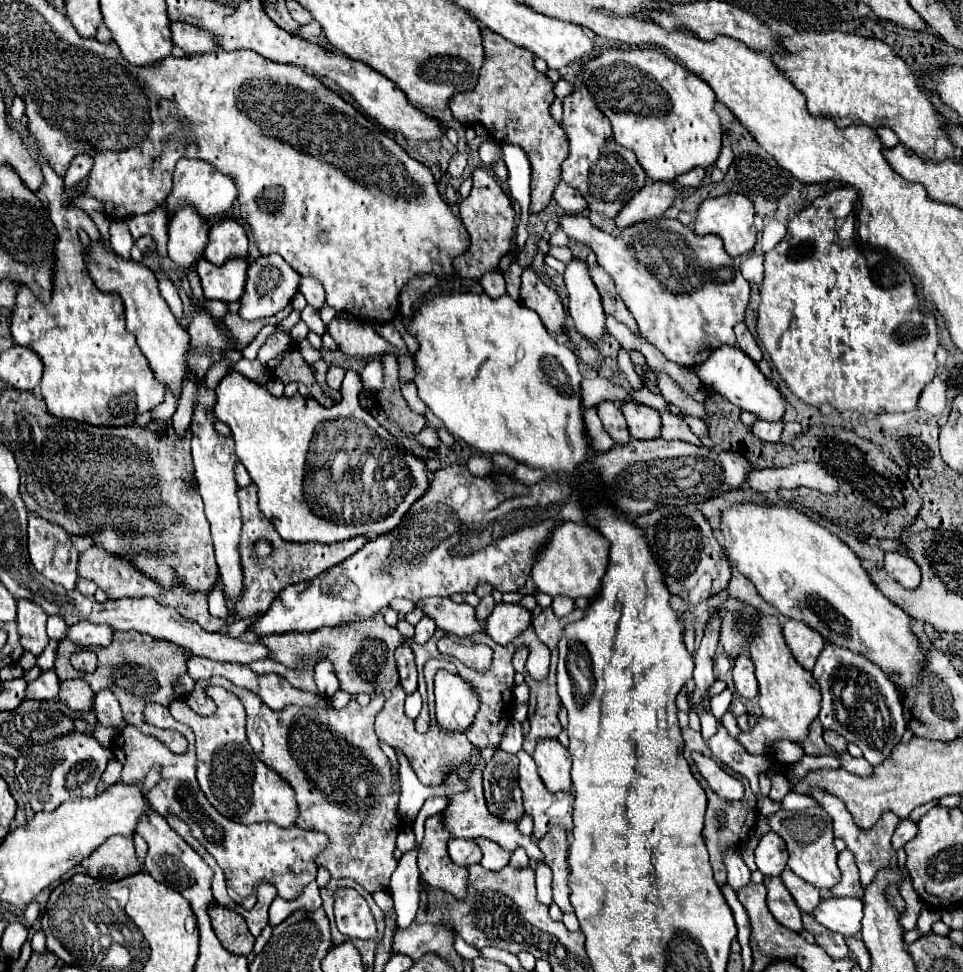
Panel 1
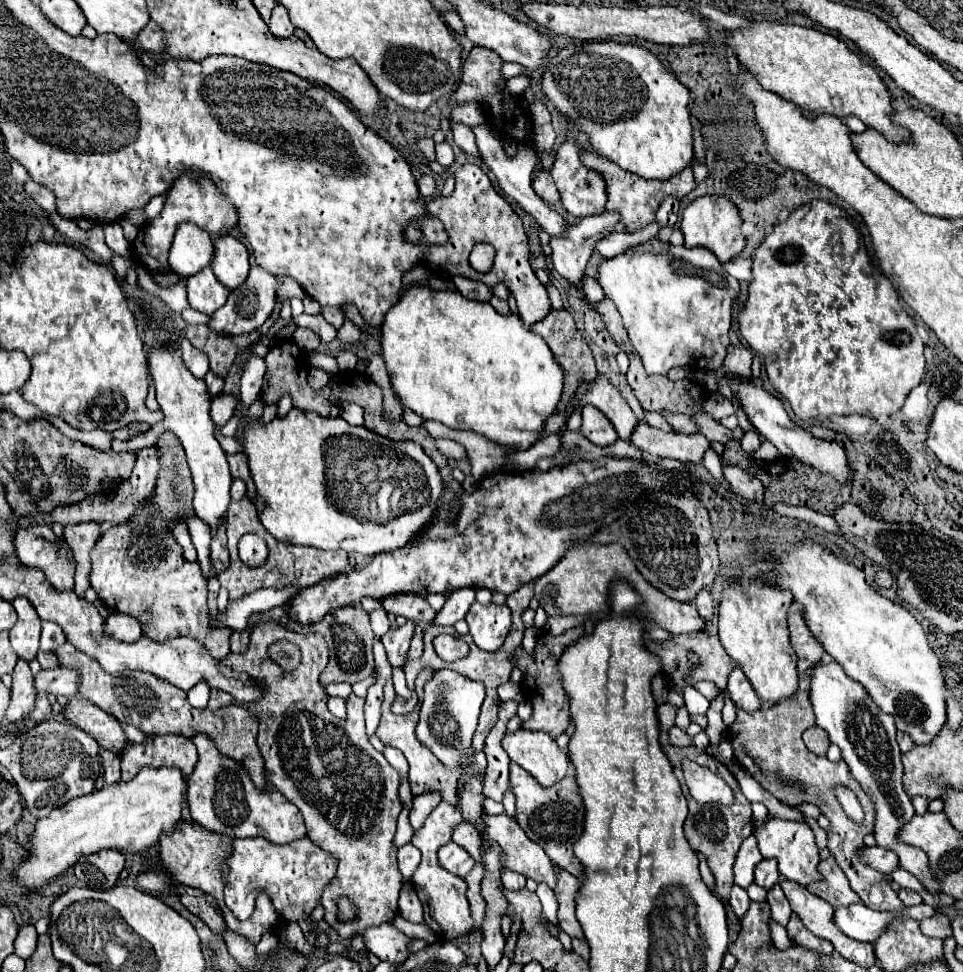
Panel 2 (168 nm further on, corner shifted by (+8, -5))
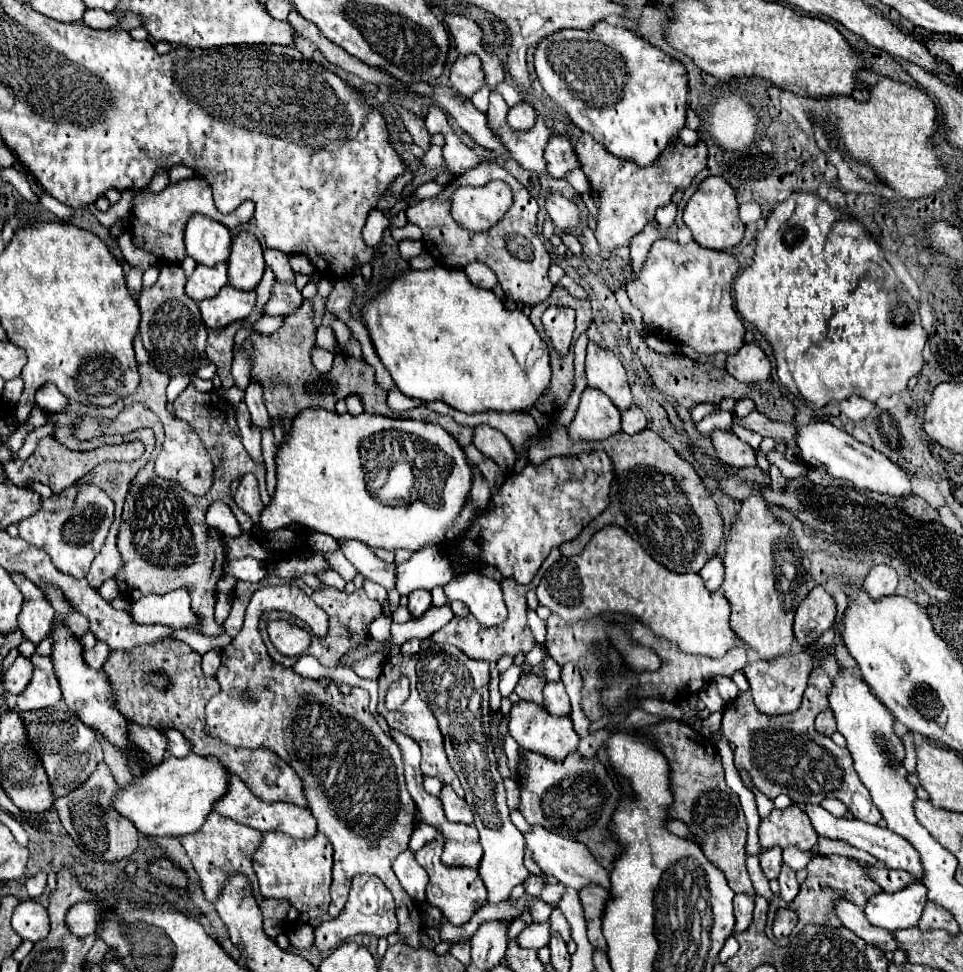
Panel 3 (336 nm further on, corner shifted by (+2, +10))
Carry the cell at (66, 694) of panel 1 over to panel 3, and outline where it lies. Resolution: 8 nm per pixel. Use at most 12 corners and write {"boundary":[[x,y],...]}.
{"boundary":[[128,722],[130,742],[152,764],[166,754],[166,736],[148,726]]}

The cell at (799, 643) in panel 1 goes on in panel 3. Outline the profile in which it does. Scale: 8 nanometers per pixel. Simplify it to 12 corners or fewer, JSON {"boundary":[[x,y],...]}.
{"boundary":[[816,586],[796,610],[794,636],[808,648],[834,624],[834,598]]}

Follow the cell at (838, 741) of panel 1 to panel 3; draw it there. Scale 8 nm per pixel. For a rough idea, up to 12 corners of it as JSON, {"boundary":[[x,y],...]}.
{"boundary":[[832,710],[816,716],[816,730],[824,736],[836,732]]}

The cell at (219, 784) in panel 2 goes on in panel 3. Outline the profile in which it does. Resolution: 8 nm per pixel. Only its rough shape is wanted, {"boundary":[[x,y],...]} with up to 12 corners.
{"boundary":[[228,772],[214,810],[260,832],[312,838],[310,808],[264,802]]}

